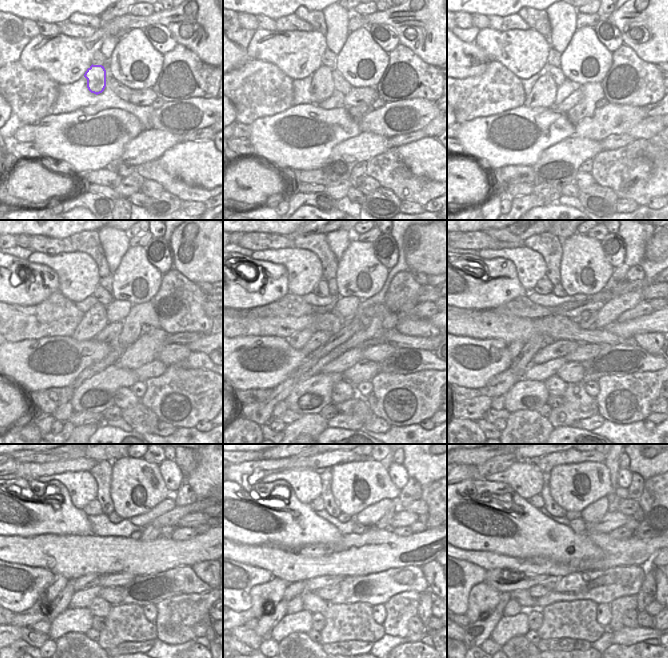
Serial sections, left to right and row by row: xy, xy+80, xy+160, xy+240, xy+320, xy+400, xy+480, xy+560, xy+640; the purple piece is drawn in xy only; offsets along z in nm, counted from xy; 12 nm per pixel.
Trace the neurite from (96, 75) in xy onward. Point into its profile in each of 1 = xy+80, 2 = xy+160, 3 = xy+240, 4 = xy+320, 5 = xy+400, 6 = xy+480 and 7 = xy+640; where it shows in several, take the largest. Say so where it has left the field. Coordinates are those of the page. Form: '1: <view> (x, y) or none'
1: xy+80 (322, 87)
2: xy+160 (543, 94)
3: xy+240 (95, 319)
4: xy+320 (297, 341)
5: xy+400 (515, 347)
6: xy+480 (50, 594)
7: xy+640 (483, 599)

